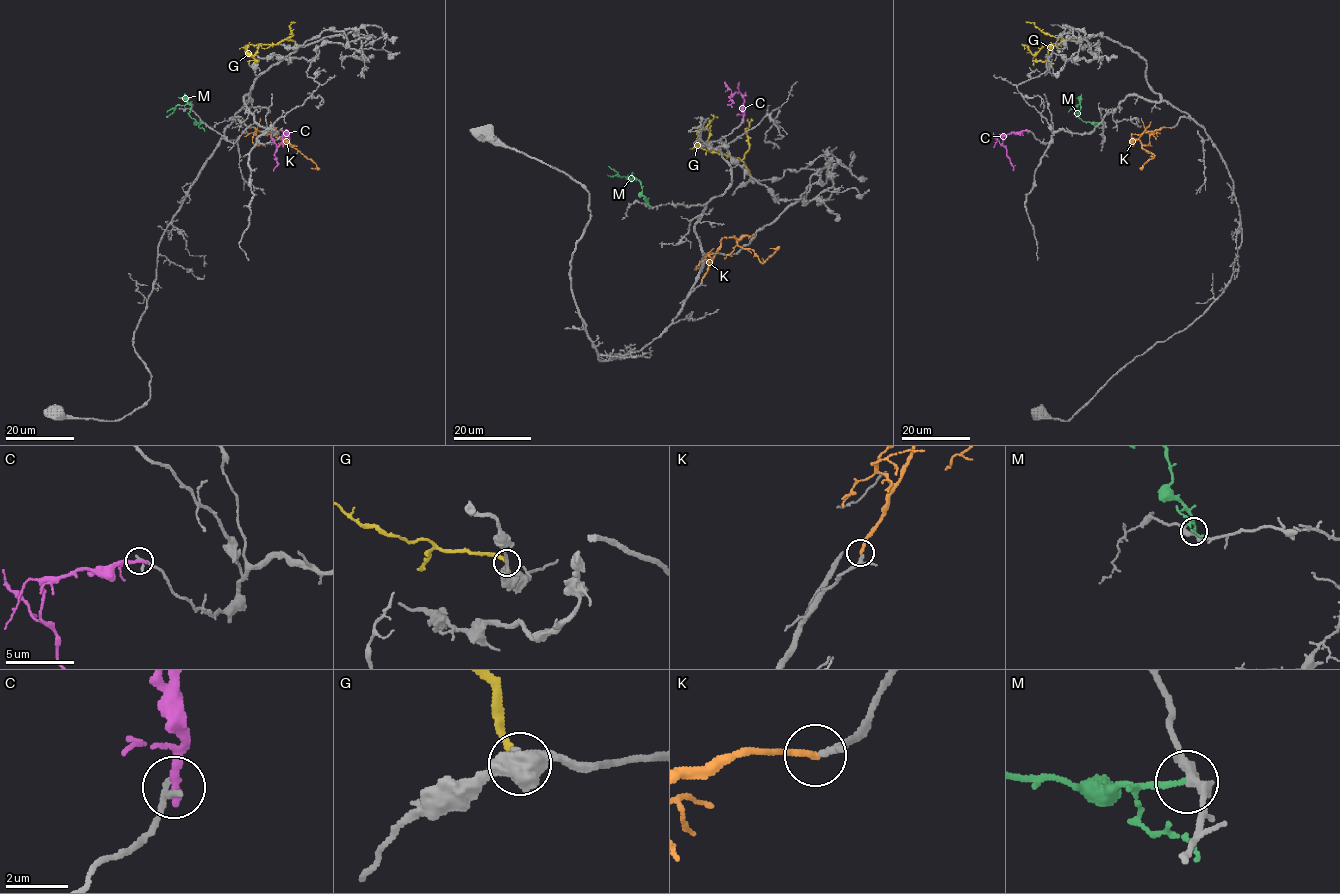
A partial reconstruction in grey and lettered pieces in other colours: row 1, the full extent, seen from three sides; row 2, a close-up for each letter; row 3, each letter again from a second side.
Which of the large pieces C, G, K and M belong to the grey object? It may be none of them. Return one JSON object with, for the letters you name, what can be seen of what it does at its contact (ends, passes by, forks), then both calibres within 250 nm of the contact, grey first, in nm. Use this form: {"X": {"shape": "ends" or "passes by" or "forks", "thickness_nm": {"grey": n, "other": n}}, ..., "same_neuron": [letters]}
{"K": {"shape": "ends", "thickness_nm": {"grey": 190, "other": 200}}, "same_neuron": ["K"]}

